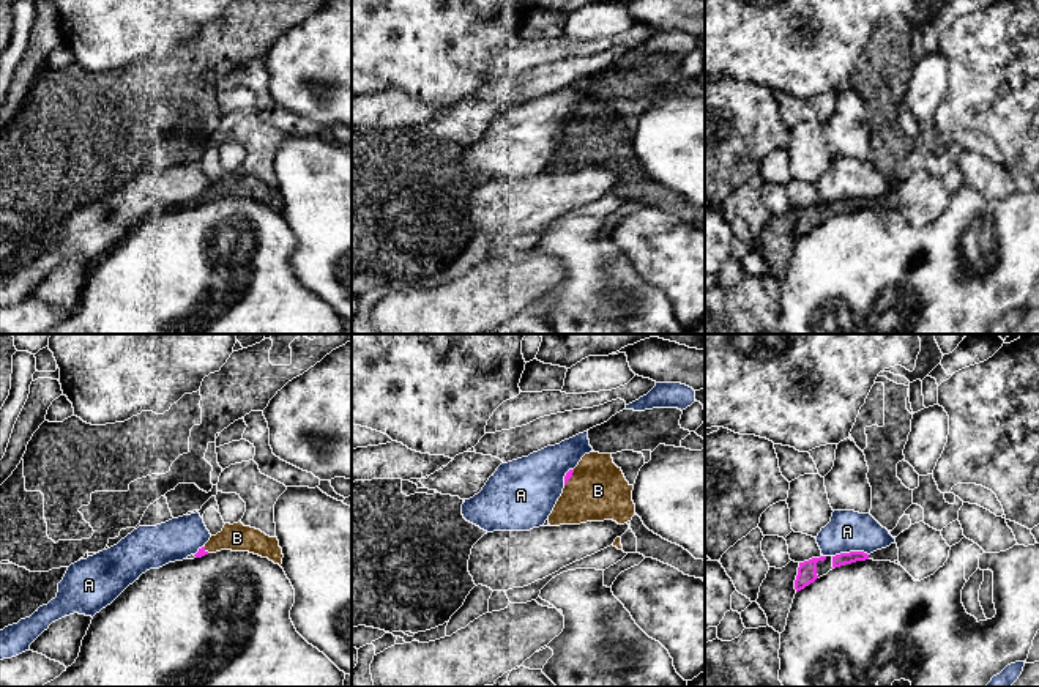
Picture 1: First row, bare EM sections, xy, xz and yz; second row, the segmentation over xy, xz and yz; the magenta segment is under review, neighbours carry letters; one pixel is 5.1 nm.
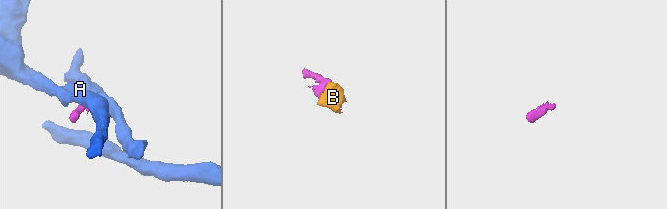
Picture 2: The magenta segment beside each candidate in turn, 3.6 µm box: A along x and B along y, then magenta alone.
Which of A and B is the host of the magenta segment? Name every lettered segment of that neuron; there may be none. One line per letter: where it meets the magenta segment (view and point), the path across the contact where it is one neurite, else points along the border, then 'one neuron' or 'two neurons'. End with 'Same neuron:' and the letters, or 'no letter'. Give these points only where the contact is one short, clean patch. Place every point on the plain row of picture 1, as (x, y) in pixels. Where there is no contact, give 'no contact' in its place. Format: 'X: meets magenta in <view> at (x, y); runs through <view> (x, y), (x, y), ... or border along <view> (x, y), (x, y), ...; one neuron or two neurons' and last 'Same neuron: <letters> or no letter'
A: meets magenta in yz at (850, 199); border along yz (867, 200), (841, 199), (833, 204); two neurons
B: meets magenta in xz at (571, 123); runs through xz (568, 123), (571, 123), (585, 134), (598, 137); one neuron
Same neuron: B

